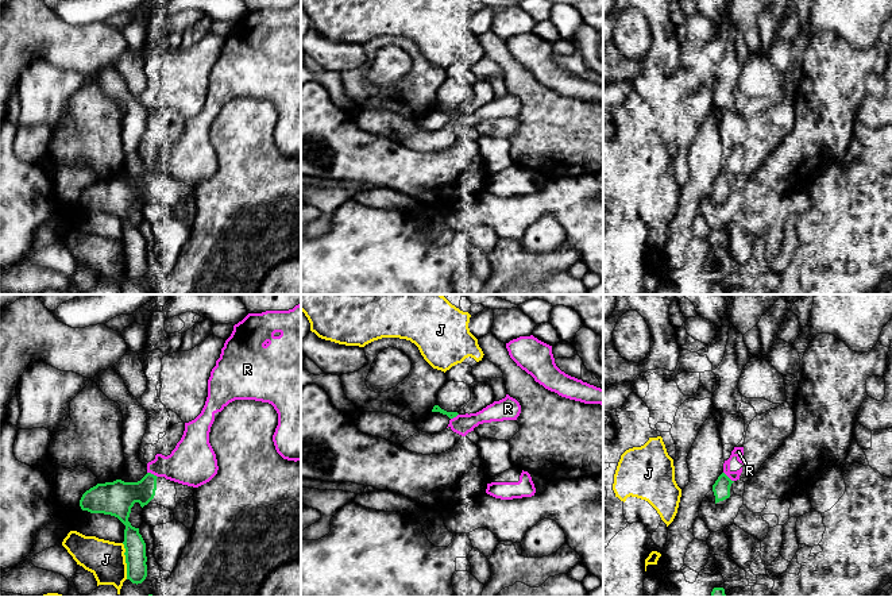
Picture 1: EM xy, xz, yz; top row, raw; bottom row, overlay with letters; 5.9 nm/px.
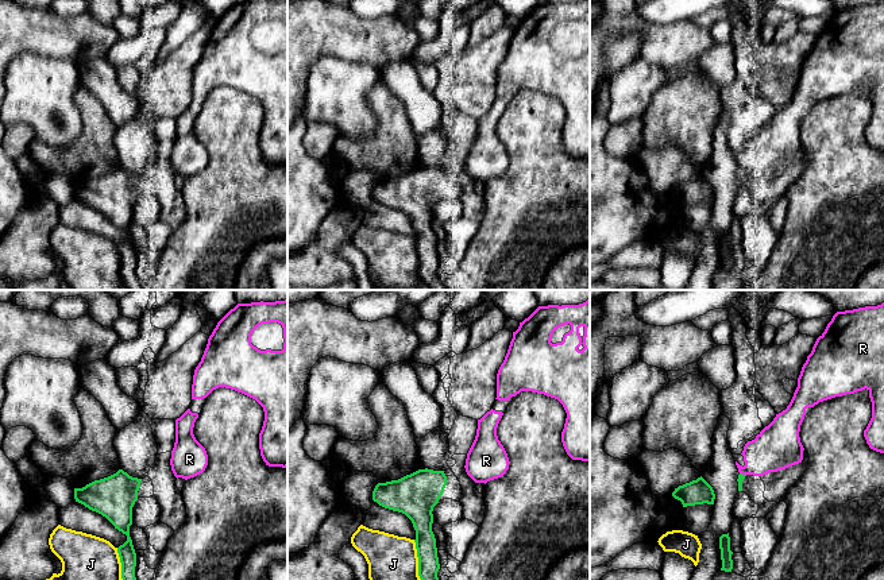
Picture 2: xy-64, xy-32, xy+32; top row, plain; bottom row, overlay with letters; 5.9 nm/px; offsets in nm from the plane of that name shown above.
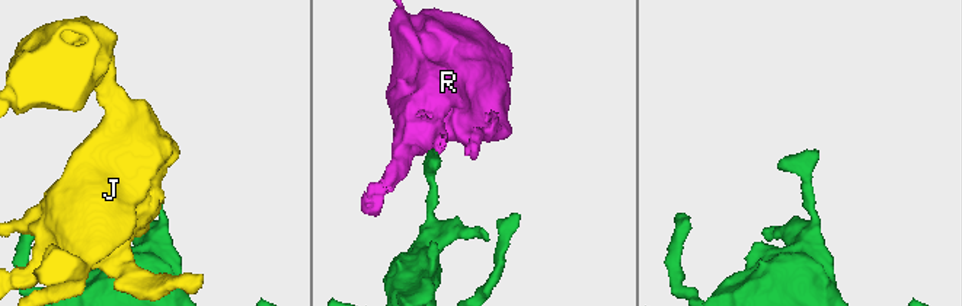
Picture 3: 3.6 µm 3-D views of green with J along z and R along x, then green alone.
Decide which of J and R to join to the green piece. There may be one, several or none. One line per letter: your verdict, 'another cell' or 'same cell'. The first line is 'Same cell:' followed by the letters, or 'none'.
Same cell: none
J: another cell
R: another cell

